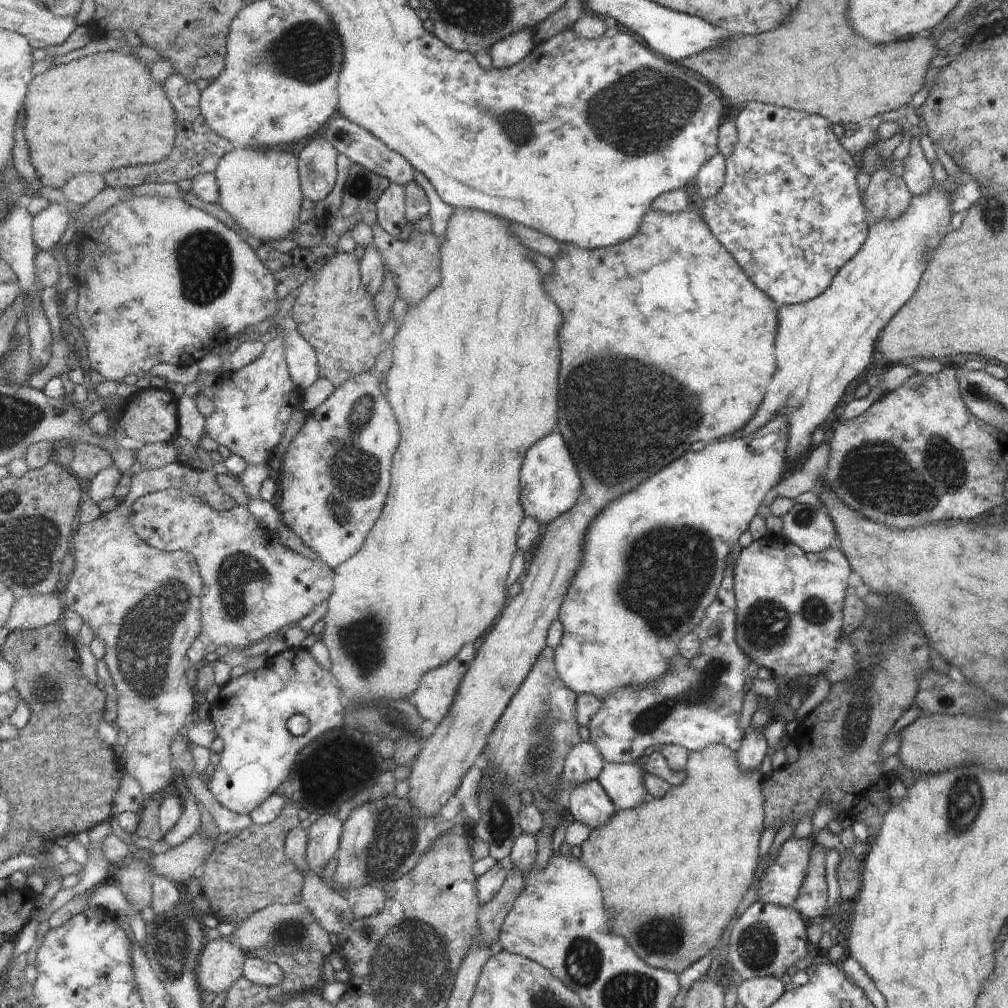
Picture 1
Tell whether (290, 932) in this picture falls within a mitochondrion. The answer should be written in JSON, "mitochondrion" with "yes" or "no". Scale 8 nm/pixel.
{"mitochondrion":"yes"}

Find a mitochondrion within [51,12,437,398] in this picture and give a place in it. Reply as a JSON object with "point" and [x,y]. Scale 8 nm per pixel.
{"point":[306,52]}

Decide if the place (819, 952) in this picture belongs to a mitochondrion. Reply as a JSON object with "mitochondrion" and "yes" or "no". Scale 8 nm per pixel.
{"mitochondrion":"no"}

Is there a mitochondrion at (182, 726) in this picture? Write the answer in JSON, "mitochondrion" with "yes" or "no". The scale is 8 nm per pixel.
{"mitochondrion":"no"}

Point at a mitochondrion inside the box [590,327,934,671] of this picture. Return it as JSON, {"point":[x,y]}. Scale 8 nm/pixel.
{"point":[667,571]}

